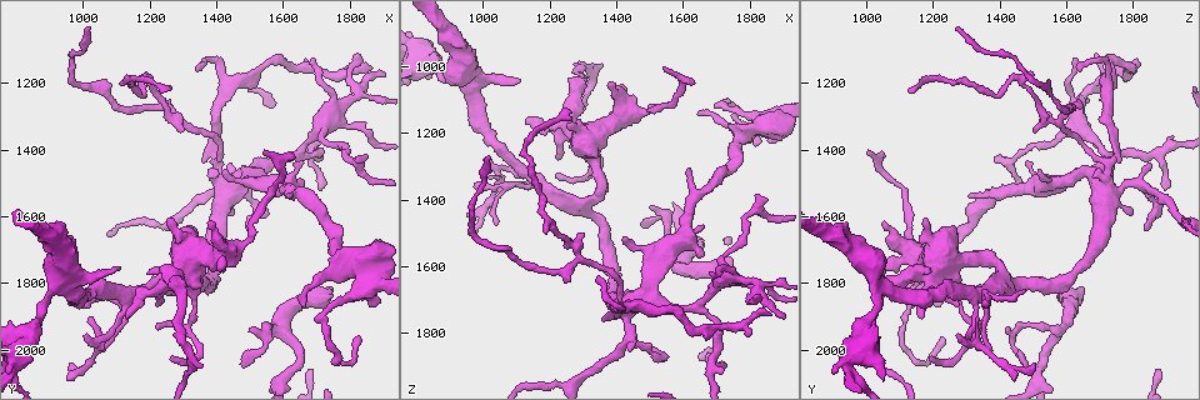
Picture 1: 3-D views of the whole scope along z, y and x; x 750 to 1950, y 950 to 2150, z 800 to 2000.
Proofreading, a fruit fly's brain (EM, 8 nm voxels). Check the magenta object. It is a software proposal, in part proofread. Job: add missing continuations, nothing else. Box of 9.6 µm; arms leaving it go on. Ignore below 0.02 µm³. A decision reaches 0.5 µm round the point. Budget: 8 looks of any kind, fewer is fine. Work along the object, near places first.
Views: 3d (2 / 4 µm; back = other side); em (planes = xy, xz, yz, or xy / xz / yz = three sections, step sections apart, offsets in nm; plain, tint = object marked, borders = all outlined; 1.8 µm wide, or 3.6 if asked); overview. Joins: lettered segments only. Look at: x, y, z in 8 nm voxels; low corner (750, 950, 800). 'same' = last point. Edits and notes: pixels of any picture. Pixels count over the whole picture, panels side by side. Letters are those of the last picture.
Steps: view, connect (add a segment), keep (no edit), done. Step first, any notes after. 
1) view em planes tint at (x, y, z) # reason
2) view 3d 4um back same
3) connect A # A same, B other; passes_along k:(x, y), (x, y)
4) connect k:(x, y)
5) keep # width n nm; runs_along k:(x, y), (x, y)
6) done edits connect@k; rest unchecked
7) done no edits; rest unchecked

view em planes borders at (1480, 2050, 1480) # tapers out

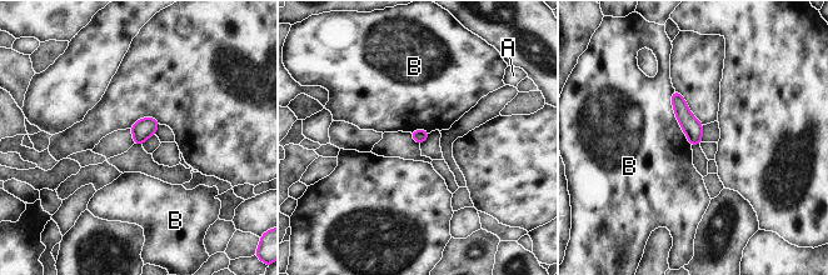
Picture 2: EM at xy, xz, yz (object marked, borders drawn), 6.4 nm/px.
keep # width 90 nm; A other, B other; runs_along 2:(676, 95), (697, 141); no lettered segment goes on from it

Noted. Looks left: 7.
view 3d 4um at (1660, 1880, 1140) # branch stops here

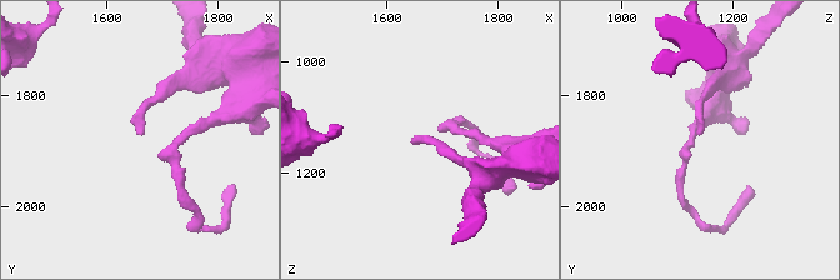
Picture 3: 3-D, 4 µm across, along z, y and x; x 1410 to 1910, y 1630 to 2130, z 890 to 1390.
view em planes borders at (1665, 1875, 1140)

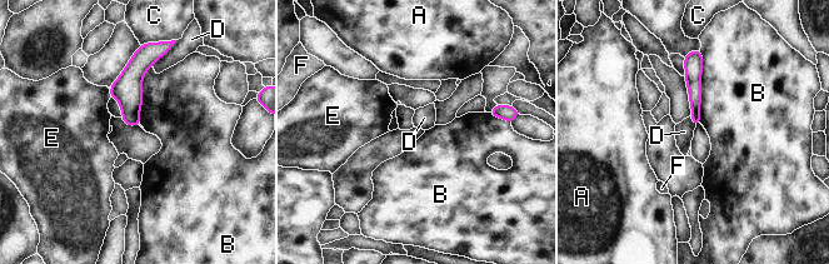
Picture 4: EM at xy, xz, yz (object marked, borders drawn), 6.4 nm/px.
keep # longest_contact B 480 nm; A other, B other, C other, D other, E other, F other; border 4:(169, 50), (150, 65); none of them fits

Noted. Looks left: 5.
view em planes borders at (1350, 1160, 1640) # branch stops here

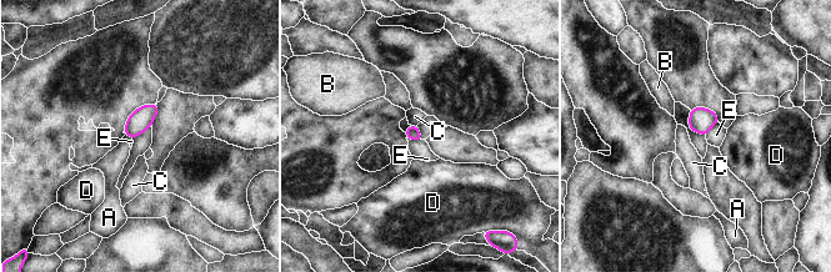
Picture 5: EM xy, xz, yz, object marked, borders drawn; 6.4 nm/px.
keep # A other, B other, C other, D other, E other; border 5:(406, 136), (414, 140), (422, 140); no lettered segment goes on from it

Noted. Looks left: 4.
done no edits; rest unchecked

